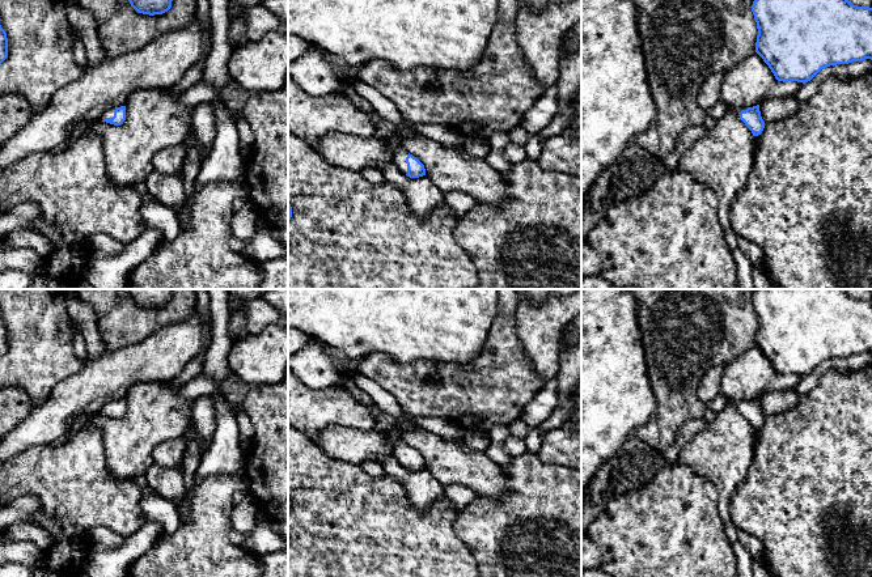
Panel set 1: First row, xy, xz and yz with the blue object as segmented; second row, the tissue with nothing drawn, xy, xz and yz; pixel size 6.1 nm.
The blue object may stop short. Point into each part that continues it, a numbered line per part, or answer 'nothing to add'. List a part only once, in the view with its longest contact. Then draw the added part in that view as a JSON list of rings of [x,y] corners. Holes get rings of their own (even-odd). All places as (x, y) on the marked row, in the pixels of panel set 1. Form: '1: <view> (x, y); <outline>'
1: xz (399, 156); [[[398,145],[393,156],[394,164],[405,175],[407,174],[407,164],[406,164],[407,154],[409,153],[401,145]]]

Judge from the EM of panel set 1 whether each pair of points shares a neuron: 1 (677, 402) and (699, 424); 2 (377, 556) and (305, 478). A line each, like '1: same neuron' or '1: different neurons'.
1: different neurons
2: same neuron

